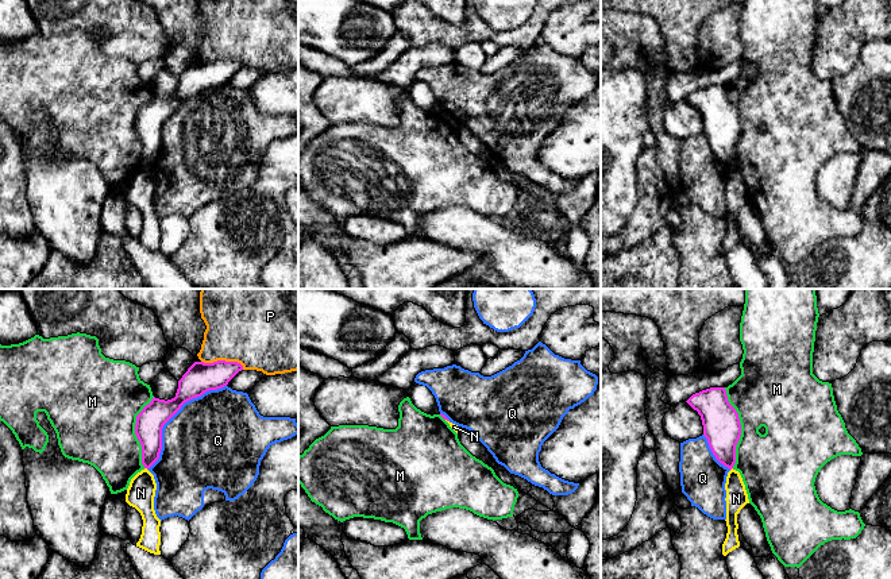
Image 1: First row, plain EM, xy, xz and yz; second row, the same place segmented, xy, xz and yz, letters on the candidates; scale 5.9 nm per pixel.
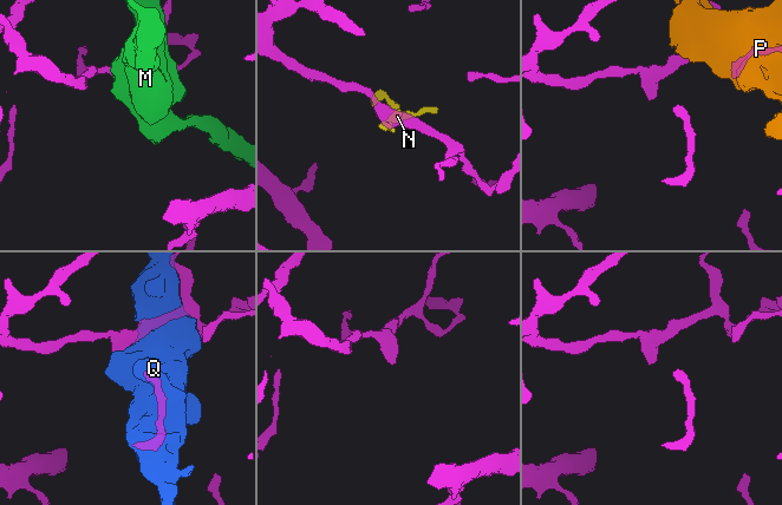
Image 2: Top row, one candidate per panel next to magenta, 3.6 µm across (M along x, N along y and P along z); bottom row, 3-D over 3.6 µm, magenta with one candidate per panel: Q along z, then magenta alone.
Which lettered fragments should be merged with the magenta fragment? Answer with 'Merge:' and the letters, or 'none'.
Merge: none

